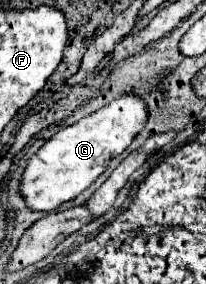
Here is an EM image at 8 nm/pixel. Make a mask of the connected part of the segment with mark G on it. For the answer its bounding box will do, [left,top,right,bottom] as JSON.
[18,95,146,213]

